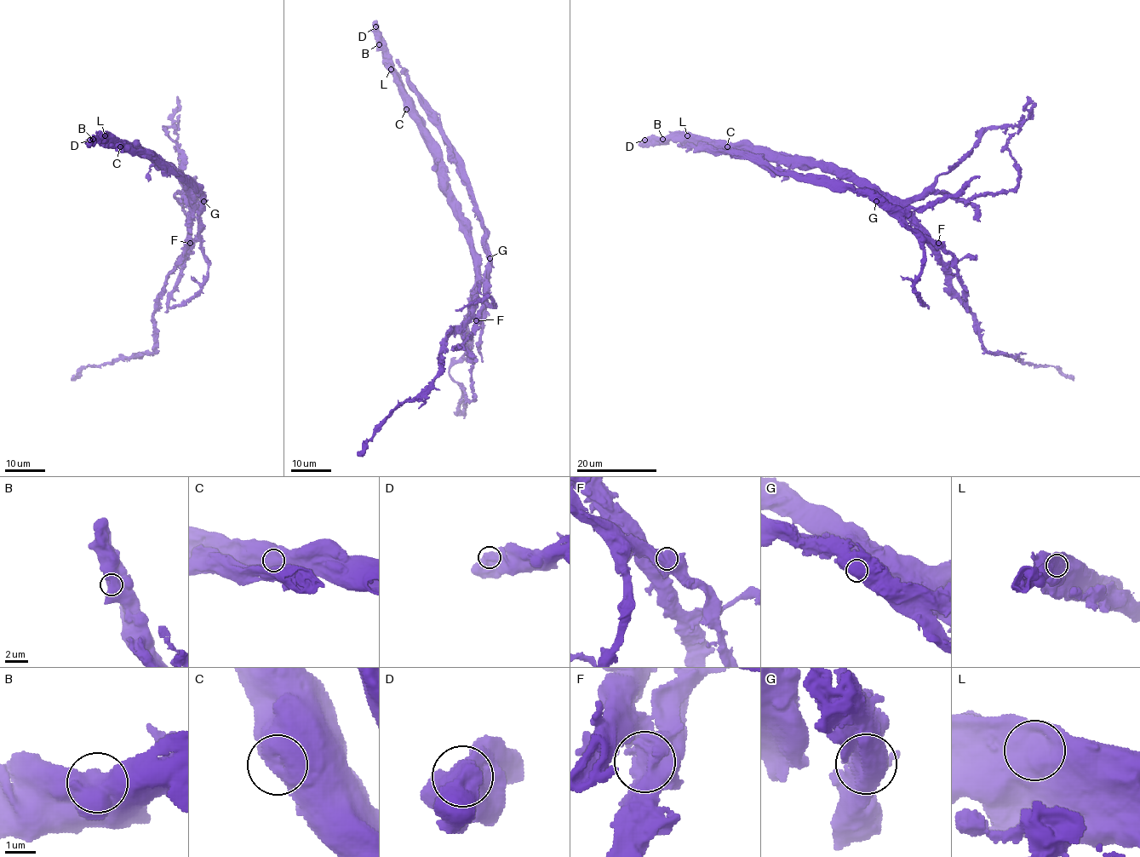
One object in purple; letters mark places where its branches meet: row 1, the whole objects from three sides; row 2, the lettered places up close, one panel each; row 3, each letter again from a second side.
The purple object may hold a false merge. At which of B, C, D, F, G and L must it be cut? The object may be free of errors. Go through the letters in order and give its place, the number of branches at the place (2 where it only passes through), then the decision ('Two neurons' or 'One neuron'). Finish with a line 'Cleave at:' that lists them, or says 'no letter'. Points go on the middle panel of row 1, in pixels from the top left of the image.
B: Place: (379, 44). Branches: 1. One neuron
C: Place: (406, 109). Branches: 1. One neuron
D: Place: (375, 26). Branches: 1. One neuron
F: Place: (476, 320). Branches: 1. Two neurons
G: Place: (489, 258). Branches: 1. One neuron
L: Place: (391, 69). Branches: 1. One neuron
Cleave at: F

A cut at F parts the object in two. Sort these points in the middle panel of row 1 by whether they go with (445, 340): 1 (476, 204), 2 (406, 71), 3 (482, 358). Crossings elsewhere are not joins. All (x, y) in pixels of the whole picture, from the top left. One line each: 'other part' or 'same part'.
1: other part
2: other part
3: other part

